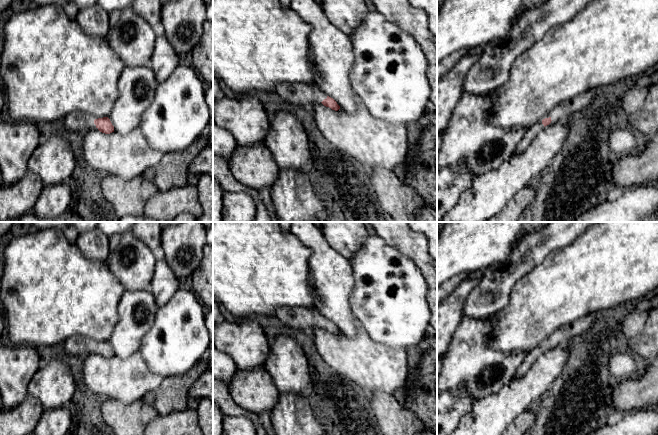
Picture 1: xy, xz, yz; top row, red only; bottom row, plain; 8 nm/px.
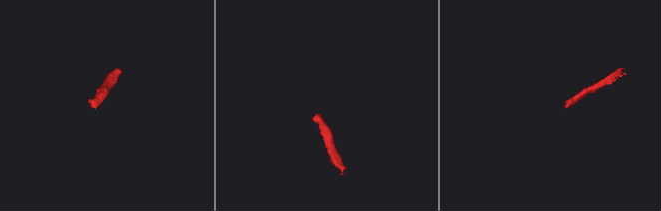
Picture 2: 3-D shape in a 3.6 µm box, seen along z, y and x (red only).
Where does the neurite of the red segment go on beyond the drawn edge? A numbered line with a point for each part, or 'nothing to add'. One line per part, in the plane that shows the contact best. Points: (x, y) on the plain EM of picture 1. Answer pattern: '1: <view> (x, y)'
1: xy (78, 346)

